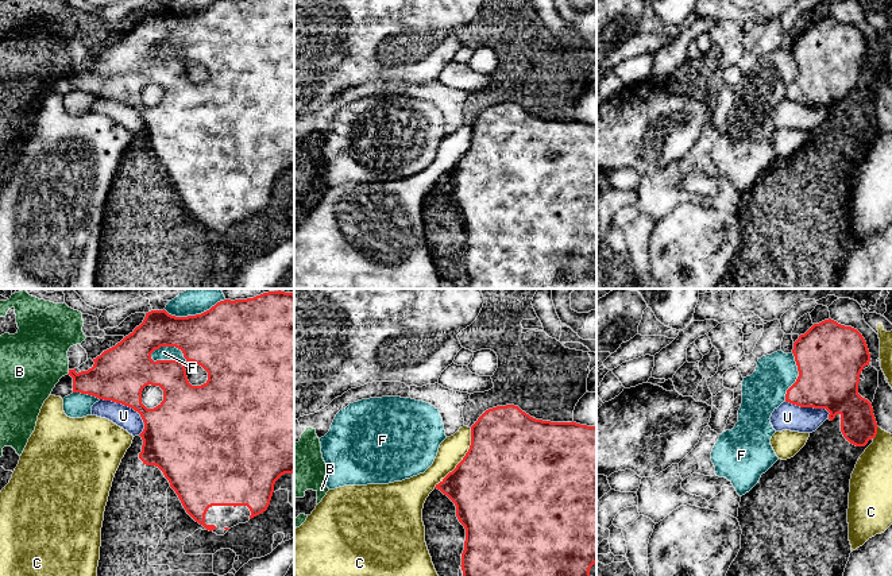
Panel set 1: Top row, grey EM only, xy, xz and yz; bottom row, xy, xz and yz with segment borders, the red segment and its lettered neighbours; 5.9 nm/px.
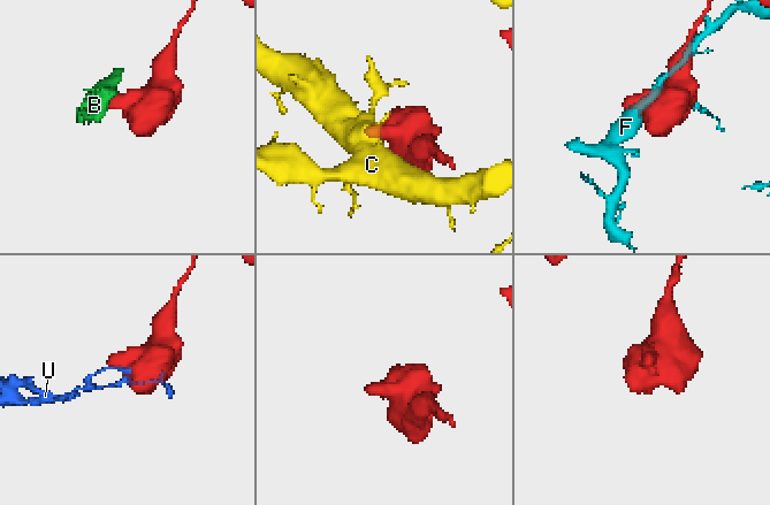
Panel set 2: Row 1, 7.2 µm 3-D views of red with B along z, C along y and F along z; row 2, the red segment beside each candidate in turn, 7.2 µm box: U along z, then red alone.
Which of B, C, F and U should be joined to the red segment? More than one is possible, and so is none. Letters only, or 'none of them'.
none of them

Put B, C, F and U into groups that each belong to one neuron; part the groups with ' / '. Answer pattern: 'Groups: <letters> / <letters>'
Groups: B / C / F / U

